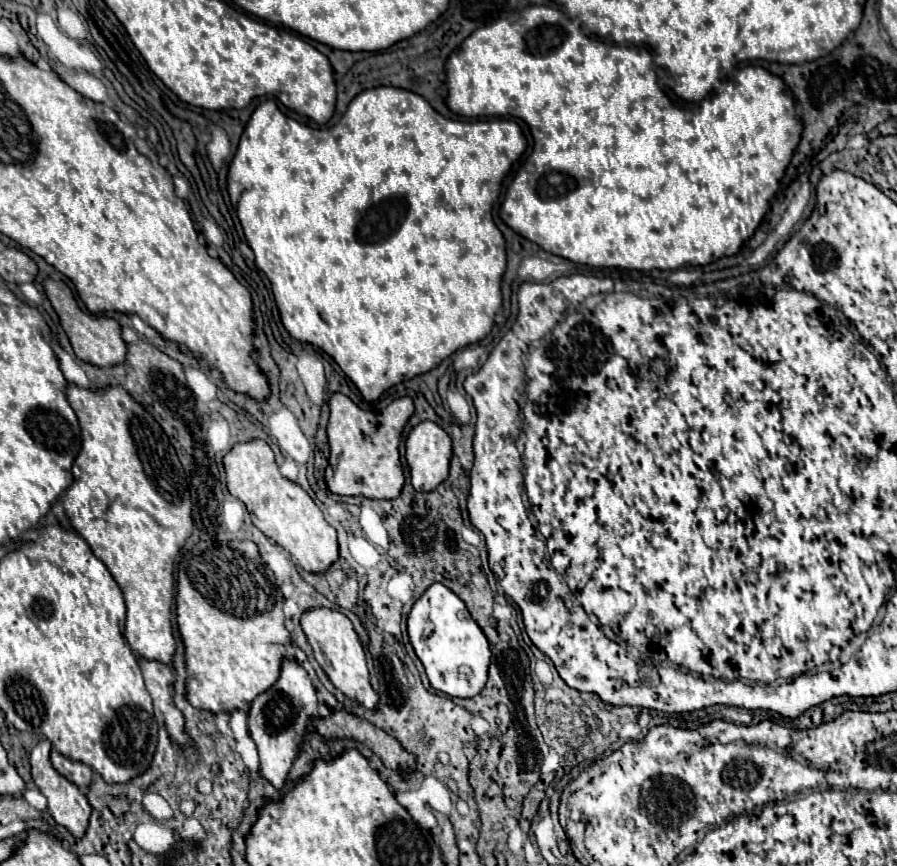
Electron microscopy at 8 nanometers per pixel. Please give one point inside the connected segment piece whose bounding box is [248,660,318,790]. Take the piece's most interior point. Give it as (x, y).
(279, 718)

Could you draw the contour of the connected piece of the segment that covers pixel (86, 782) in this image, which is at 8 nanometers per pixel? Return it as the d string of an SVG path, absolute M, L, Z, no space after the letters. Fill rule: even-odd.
M52 750L52 764L64 778L68 778L78 788L90 786L90 782L92 782L92 768L90 766L86 766L82 762L74 762L74 760L58 754L56 750Z

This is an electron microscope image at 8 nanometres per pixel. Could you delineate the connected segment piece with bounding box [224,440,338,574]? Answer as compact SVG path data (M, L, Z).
M264 440L236 444L224 456L224 470L228 492L246 504L252 524L290 552L306 572L322 574L338 560L336 530L324 520L322 510L314 504L308 492L280 474L278 464L274 462L274 452Z

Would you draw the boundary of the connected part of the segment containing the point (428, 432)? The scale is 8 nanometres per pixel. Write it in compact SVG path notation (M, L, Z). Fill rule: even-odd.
M420 422L406 440L406 460L416 492L432 492L448 478L452 440L436 422Z

